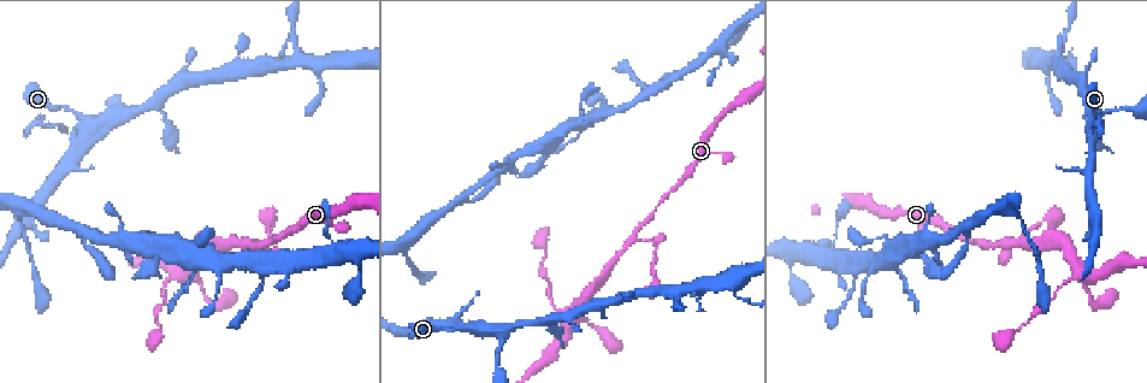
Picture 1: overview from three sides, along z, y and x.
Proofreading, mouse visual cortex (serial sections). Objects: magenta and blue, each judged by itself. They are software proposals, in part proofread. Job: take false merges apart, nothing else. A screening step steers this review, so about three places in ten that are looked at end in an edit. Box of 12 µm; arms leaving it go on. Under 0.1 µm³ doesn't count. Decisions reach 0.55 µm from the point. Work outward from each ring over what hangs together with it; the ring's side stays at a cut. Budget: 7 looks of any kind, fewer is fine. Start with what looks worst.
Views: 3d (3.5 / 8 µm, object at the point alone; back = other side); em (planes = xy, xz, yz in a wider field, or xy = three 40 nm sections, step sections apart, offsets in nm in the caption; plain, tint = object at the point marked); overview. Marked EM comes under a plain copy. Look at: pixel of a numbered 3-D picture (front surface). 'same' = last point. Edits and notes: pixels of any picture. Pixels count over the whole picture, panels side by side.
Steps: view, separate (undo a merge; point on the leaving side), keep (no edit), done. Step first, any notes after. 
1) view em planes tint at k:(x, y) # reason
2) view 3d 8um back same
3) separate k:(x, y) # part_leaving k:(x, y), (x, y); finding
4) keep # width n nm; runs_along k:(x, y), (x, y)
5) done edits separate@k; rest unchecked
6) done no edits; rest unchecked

view 3d 3.5um at 1:(1006, 244) # three arms meet

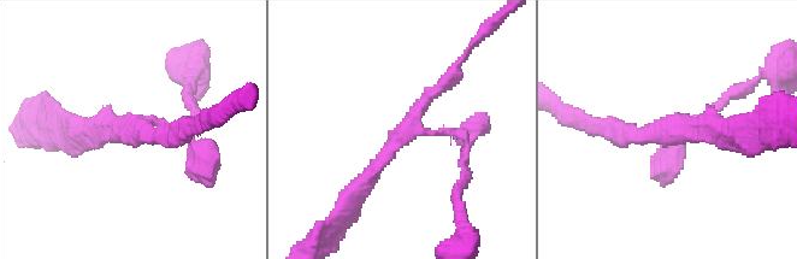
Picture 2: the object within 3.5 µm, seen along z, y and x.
keep # runs_along 2:(455, 74), (426, 98), (360, 190); one cell here

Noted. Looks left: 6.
view 3d 8um at 1:(117, 117) # small branch off a trunk

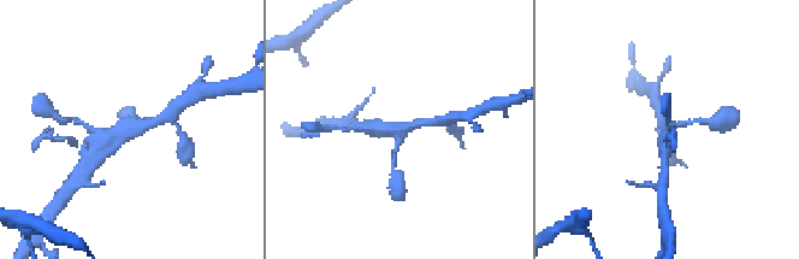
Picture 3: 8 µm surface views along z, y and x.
view em xy step 2 tint at 3:(130, 131) # arms 3; arm_widths 150, 250, 400 nm; now the EM

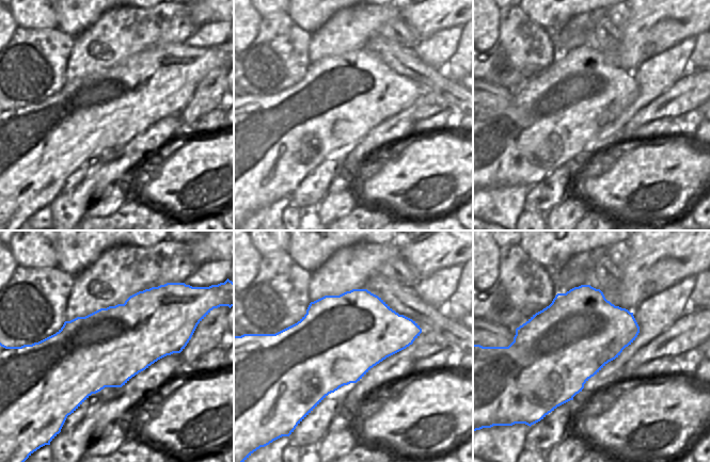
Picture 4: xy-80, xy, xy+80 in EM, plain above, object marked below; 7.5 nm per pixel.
keep # width 650 nm; runs_along 3:(98, 134), (123, 135), (163, 117); one cell here

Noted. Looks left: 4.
view 3d 8um back at 1:(582, 320) # four-way junction

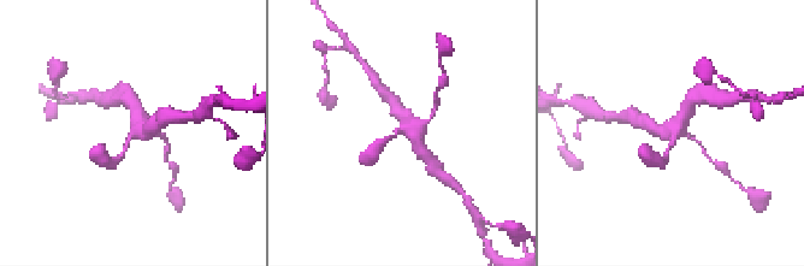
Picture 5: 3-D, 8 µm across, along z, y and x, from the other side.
view 3d 3.5um at 5:(138, 129) # zoom in

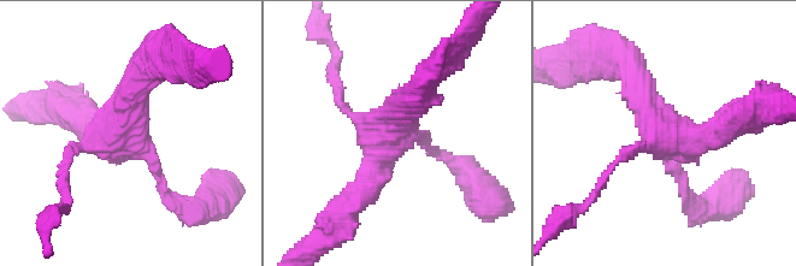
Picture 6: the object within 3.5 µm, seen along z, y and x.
view em xy step 5 tint at 6:(404, 129) # arms 4; arm_widths 150, 150, 350, 400 nm

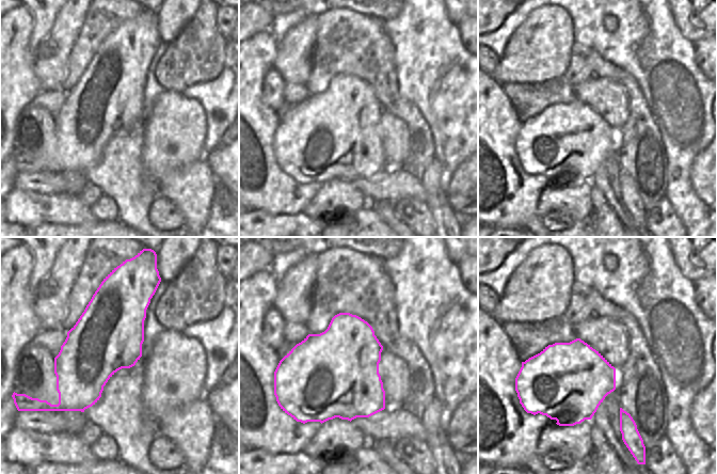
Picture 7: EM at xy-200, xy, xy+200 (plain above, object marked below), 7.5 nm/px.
keep # width 650 nm; runs_along 6:(418, 98), (384, 128), (359, 196); all the same cell

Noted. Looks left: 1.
done no edits; rest unchecked

